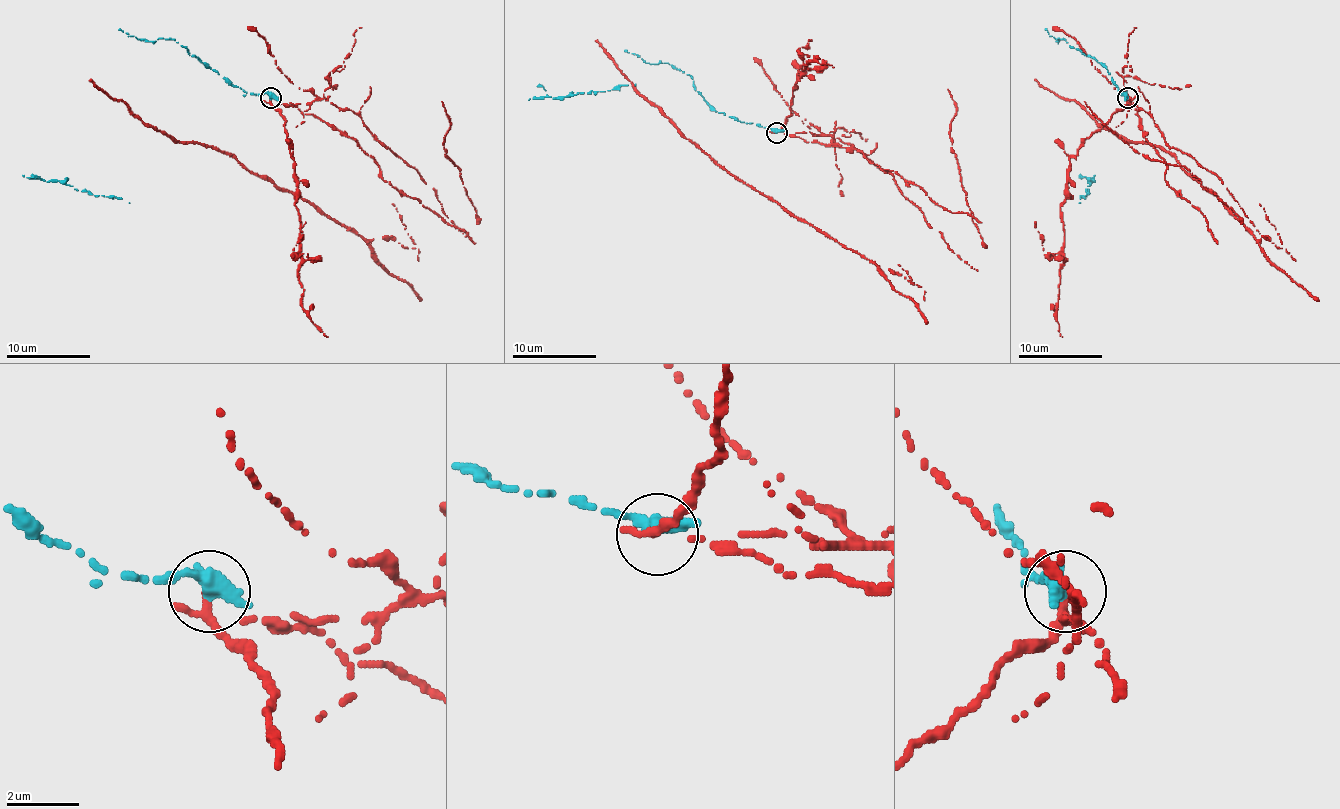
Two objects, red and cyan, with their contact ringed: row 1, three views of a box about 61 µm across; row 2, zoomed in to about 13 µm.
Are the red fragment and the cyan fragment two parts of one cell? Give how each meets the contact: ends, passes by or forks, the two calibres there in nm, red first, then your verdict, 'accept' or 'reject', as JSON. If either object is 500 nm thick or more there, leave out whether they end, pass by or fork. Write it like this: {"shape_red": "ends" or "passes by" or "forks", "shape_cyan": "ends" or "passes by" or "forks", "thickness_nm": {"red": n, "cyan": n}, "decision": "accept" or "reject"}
{"thickness_nm": {"red": 170, "cyan": 550}, "decision": "reject"}

